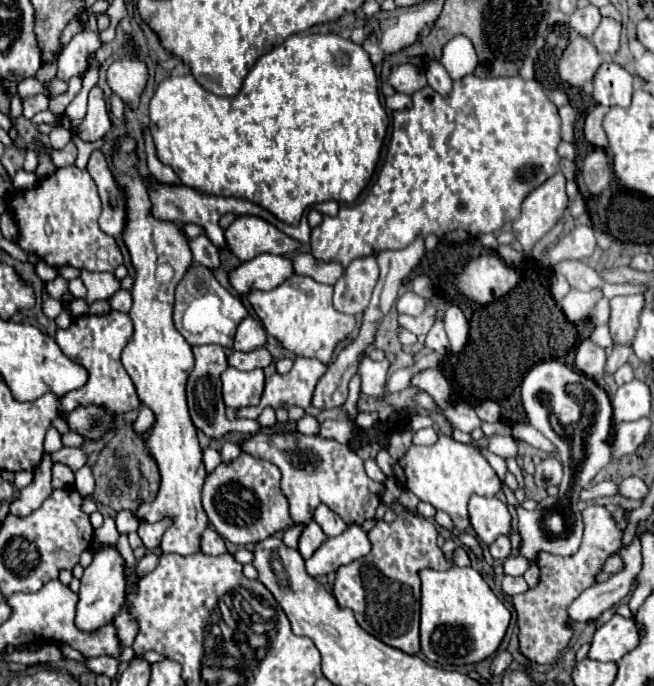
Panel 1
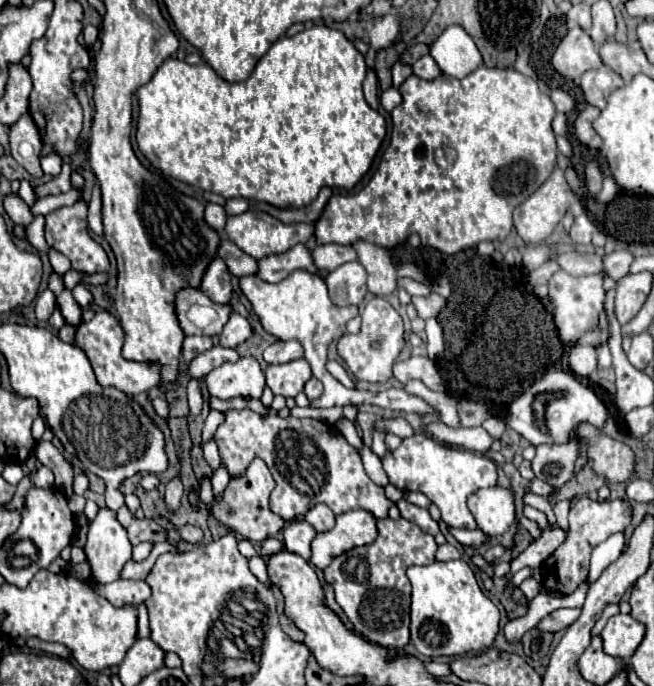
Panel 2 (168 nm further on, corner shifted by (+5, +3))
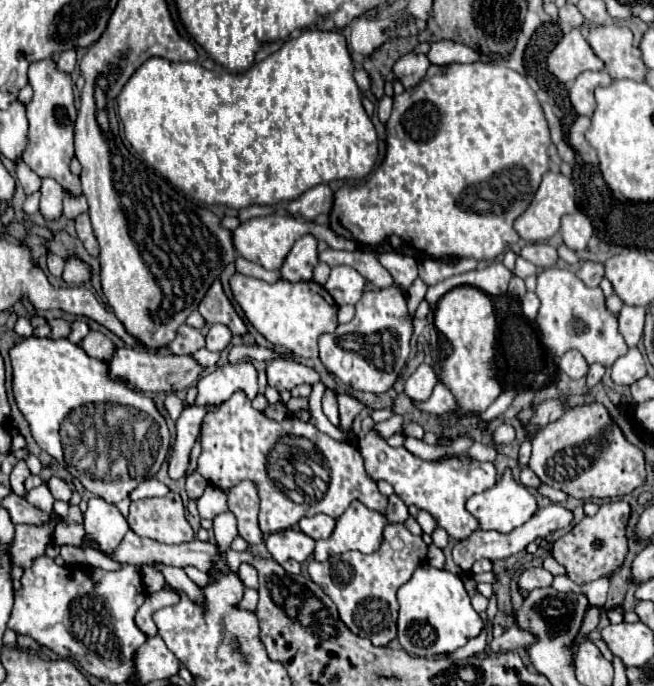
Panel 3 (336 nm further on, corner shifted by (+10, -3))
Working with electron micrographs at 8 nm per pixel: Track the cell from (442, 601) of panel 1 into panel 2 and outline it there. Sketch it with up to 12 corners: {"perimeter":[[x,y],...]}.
{"perimeter":[[463,559],[409,567],[411,643],[493,645],[499,609]]}

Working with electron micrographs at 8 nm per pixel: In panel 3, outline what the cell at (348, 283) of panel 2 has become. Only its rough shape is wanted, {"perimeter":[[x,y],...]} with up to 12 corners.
{"perimeter":[[338,265],[324,287],[338,305],[356,305],[366,279]]}

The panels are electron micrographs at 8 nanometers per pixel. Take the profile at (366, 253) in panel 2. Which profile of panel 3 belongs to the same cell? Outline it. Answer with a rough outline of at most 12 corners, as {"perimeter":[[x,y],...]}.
{"perimeter":[[292,215],[254,217],[232,231],[234,249],[280,269],[302,235],[356,251],[328,225]]}

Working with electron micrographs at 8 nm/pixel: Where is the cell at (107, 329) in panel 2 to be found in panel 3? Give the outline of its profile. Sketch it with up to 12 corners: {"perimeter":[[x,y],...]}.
{"perimeter":[[116,347],[108,375],[142,393],[188,389],[194,357]]}

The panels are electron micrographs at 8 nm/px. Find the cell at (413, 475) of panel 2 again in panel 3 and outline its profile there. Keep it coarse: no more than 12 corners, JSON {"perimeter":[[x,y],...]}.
{"perimeter":[[370,431],[368,475],[426,509],[454,539],[478,521],[464,509],[496,483],[494,463],[424,461]]}

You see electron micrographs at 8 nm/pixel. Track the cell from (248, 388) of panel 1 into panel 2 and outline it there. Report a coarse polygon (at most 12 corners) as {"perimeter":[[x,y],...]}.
{"perimeter":[[255,357],[205,377],[209,395],[259,399],[265,373]]}

